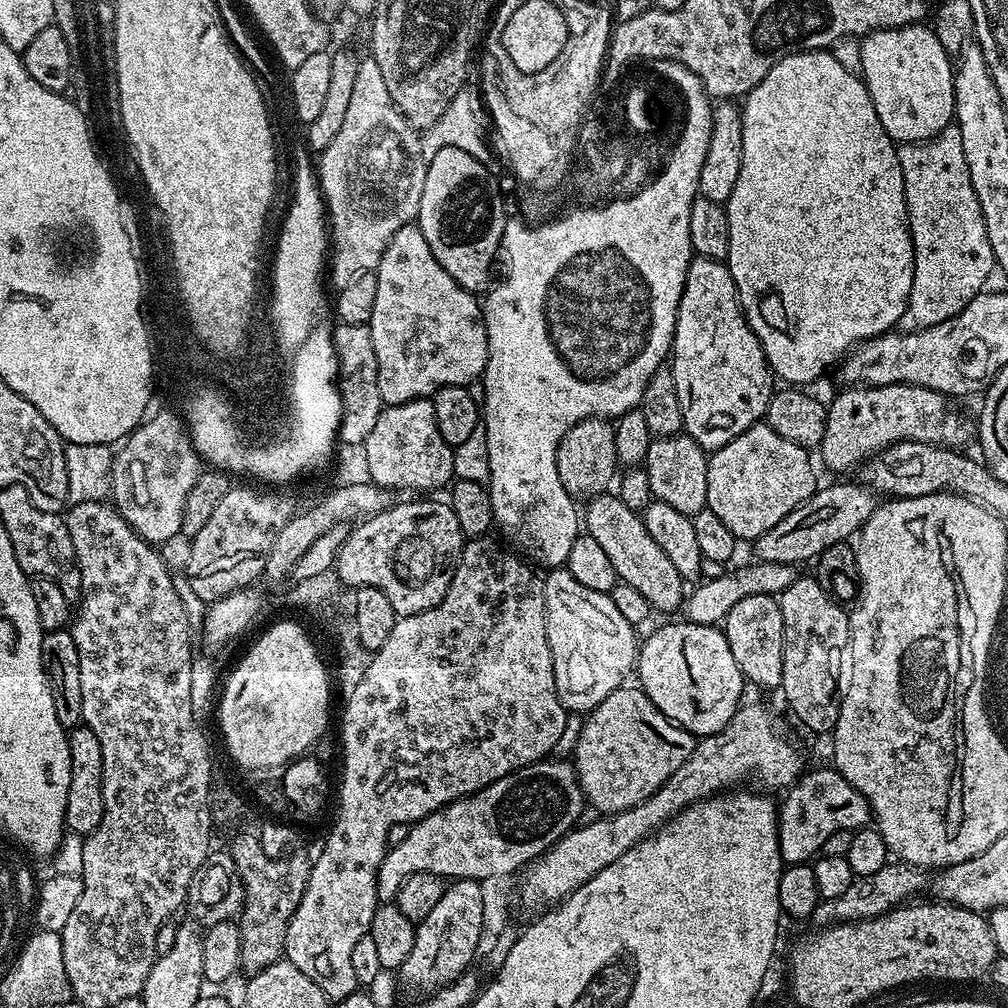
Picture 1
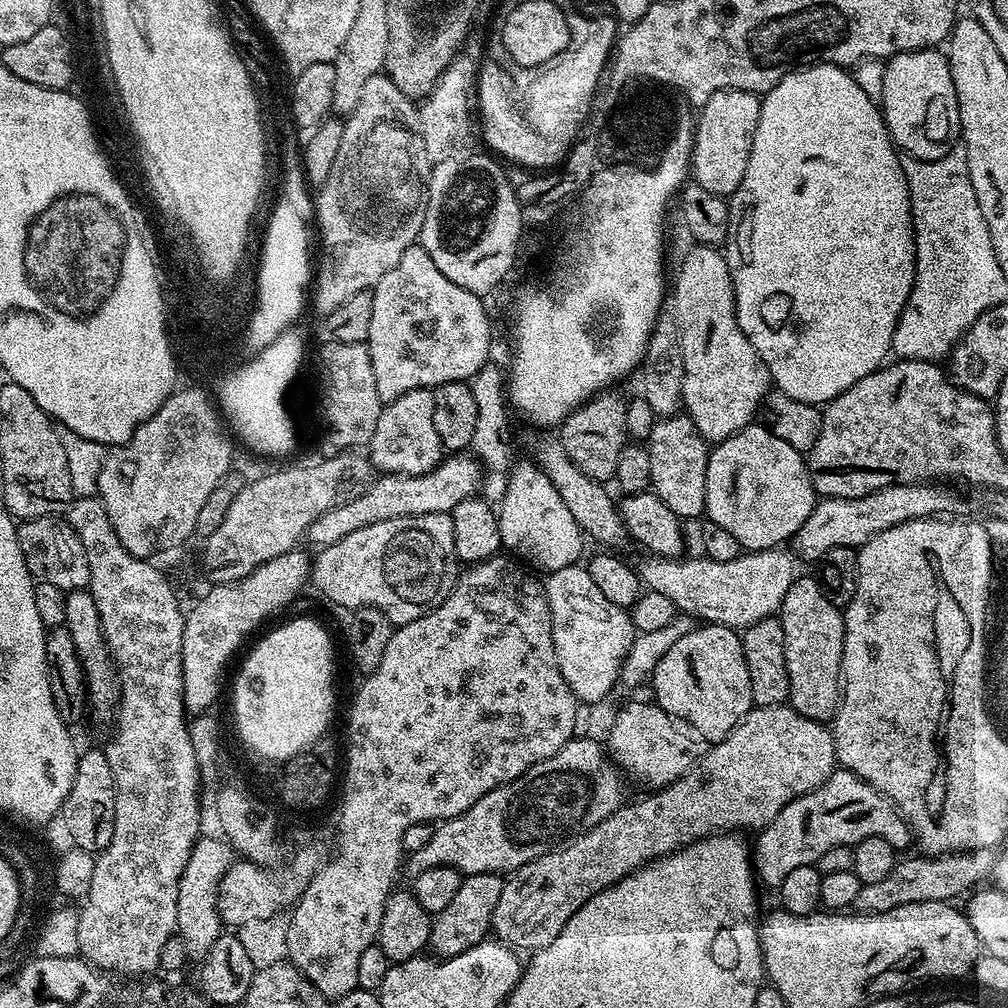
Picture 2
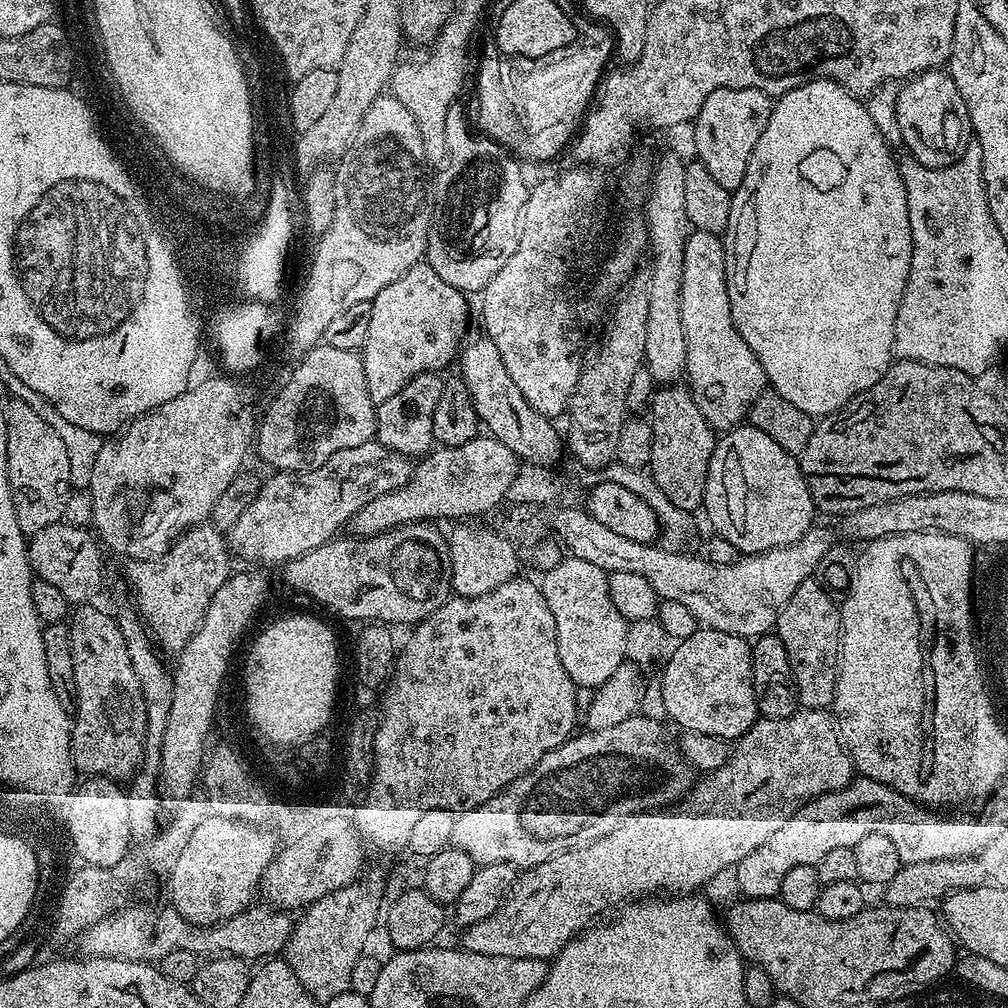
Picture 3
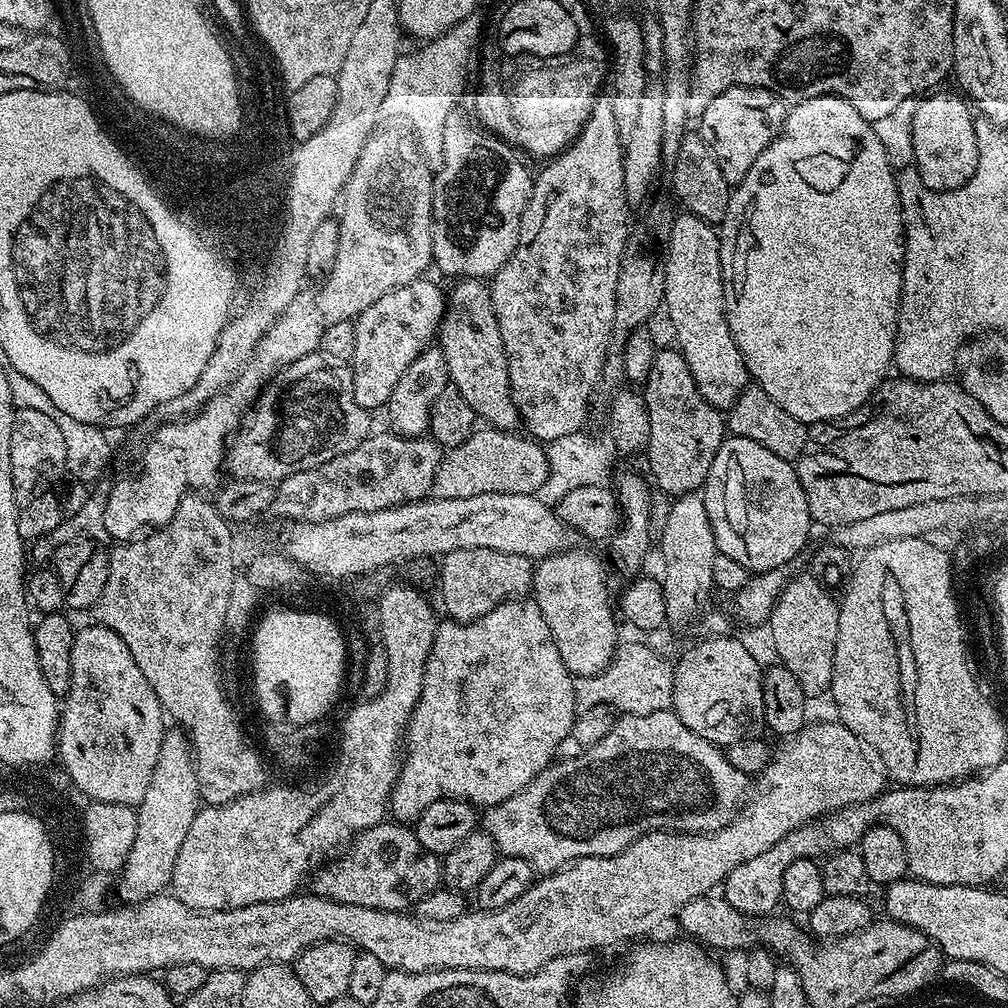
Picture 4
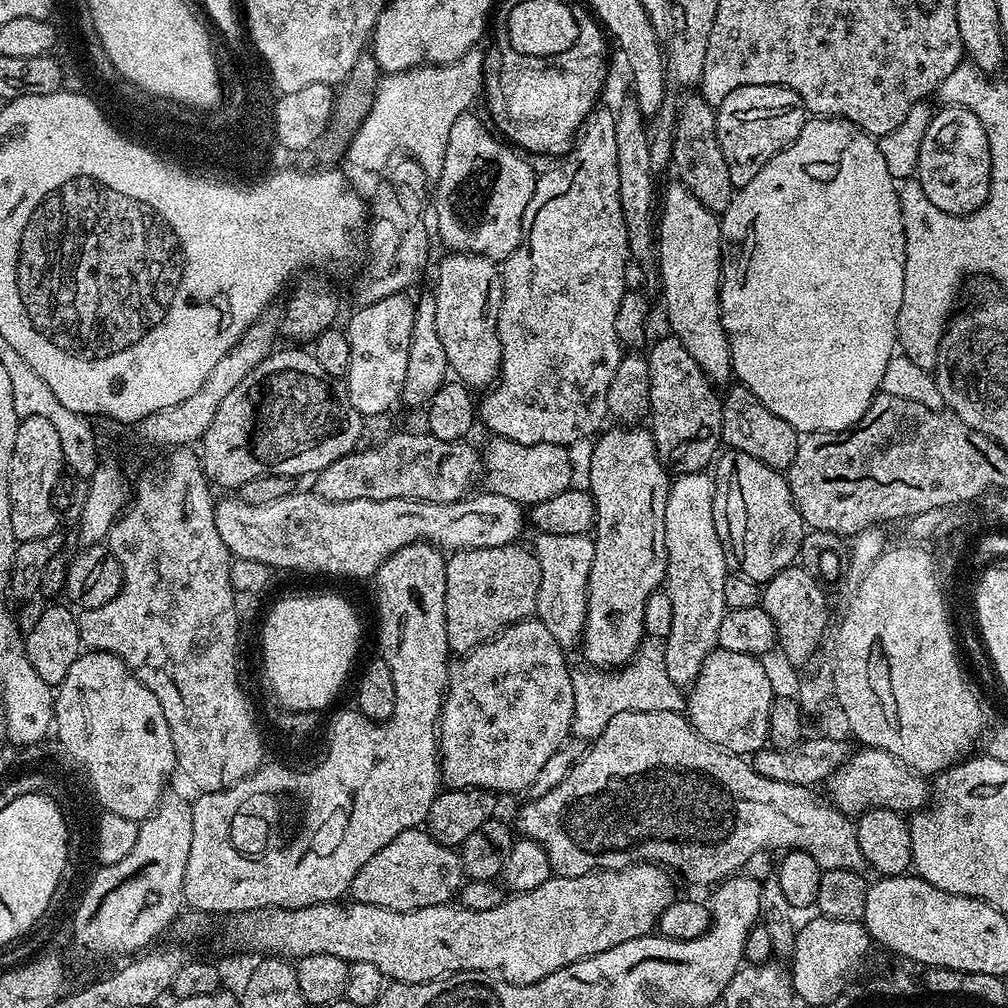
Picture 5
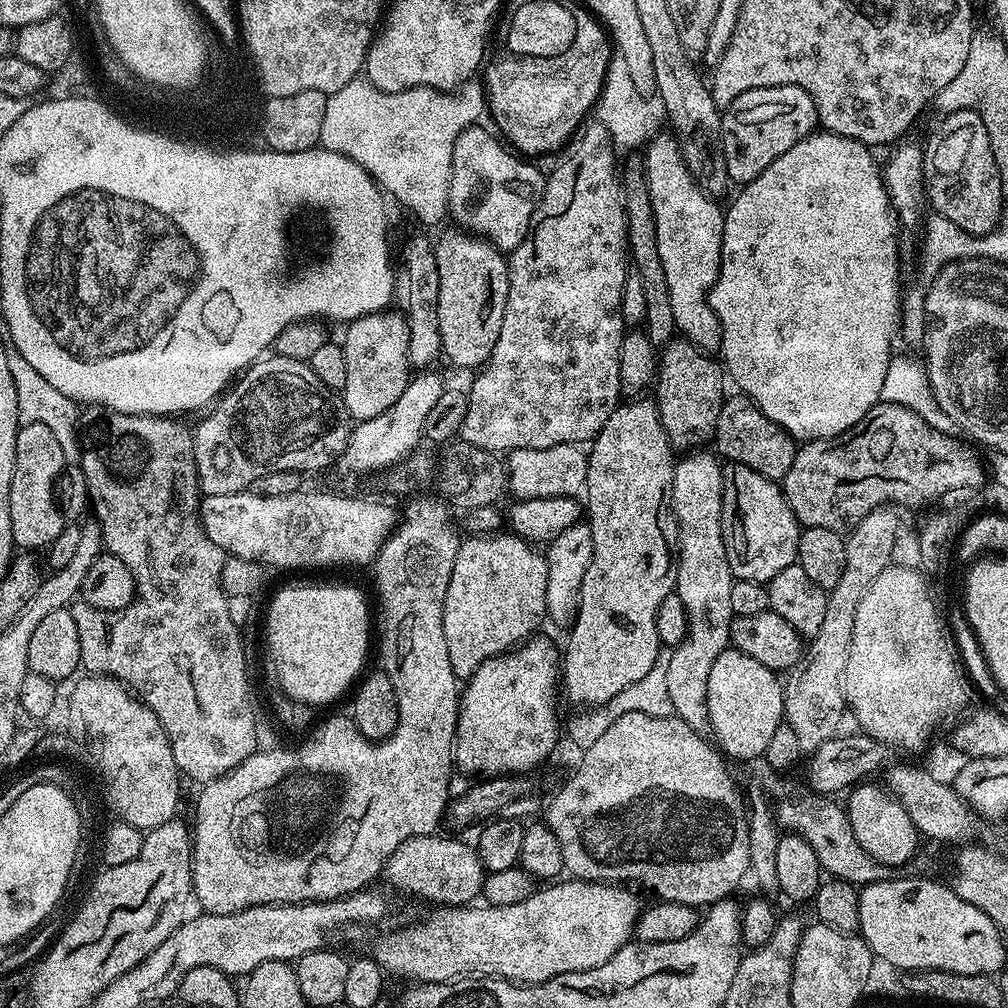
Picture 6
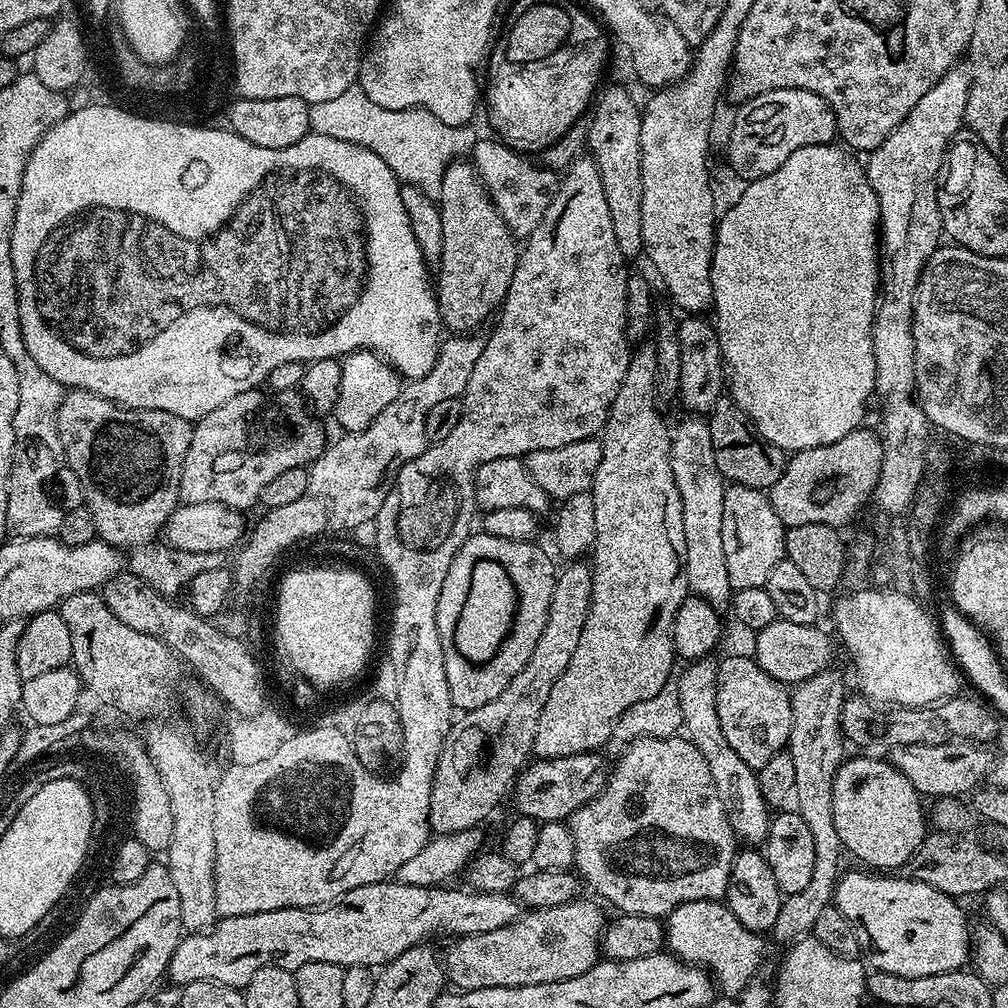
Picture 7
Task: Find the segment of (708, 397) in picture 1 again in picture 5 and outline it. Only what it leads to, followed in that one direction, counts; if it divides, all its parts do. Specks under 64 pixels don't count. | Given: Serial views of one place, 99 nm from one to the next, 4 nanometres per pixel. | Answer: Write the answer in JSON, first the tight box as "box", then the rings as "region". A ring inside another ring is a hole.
{"box":[658,182,733,385],"region":[[[672,182],[668,189],[663,189],[662,199],[658,204],[658,277],[660,288],[664,291],[664,308],[668,311],[668,324],[671,335],[677,336],[690,350],[694,362],[703,370],[713,385],[727,385],[733,379],[730,346],[726,330],[720,317],[720,216],[706,210],[690,190],[679,182]]]}

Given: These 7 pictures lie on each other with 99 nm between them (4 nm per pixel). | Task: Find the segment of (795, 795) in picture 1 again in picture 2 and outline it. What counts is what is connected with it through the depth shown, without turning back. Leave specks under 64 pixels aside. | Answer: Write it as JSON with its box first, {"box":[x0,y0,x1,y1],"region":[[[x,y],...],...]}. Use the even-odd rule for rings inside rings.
{"box":[751,767,914,890],"region":[[[837,767],[818,787],[794,798],[772,819],[766,827],[759,829],[760,836],[754,840],[751,853],[756,879],[772,890],[779,889],[782,878],[798,870],[798,866],[815,864],[826,850],[843,844],[855,846],[862,838],[877,836],[886,838],[890,846],[903,850],[914,837],[907,822],[891,802],[874,786],[870,786],[858,774]]]}

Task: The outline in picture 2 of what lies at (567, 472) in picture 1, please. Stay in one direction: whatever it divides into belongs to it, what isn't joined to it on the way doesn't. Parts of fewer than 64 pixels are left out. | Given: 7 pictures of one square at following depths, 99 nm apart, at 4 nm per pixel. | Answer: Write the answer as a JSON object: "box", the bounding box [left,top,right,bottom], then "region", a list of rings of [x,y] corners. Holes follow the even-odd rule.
{"box":[558,390,630,482],"region":[[[616,390],[598,393],[575,408],[559,425],[558,432],[559,442],[570,456],[570,462],[574,462],[582,474],[601,482],[611,481],[618,470],[618,454],[622,454],[630,440],[626,430],[625,397],[620,397]]]}

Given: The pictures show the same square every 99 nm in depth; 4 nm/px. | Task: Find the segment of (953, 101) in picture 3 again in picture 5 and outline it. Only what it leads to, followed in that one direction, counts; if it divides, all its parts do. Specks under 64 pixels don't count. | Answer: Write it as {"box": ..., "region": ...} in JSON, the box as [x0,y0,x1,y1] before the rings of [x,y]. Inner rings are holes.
{"box":[915,106,992,216],"region":[[[944,106],[933,115],[918,150],[915,179],[920,181],[926,198],[951,216],[968,216],[984,205],[992,185],[992,155],[986,130],[982,130],[975,114],[965,108]]]}

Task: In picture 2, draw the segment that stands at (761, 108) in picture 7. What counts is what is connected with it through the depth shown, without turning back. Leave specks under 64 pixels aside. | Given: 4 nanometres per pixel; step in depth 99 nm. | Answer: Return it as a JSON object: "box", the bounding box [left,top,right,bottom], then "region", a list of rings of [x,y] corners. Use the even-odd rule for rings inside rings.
{"box":[691,88,761,198],"region":[[[727,88],[710,94],[706,103],[699,105],[695,117],[696,137],[692,143],[691,179],[702,190],[730,198],[742,186],[746,162],[750,162],[750,146],[754,130],[758,130],[761,97],[755,92]]]}

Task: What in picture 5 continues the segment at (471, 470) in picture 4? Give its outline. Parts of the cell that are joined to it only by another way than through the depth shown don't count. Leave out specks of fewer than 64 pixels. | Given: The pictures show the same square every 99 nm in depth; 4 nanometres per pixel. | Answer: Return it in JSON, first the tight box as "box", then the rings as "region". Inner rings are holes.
{"box":[482,438,573,506],"region":[[[499,438],[489,439],[488,453],[482,456],[486,465],[487,491],[502,494],[502,498],[510,498],[521,506],[531,506],[538,502],[546,502],[546,498],[554,498],[554,494],[562,494],[573,487],[571,480],[571,462],[569,449],[562,444],[523,444]]]}

